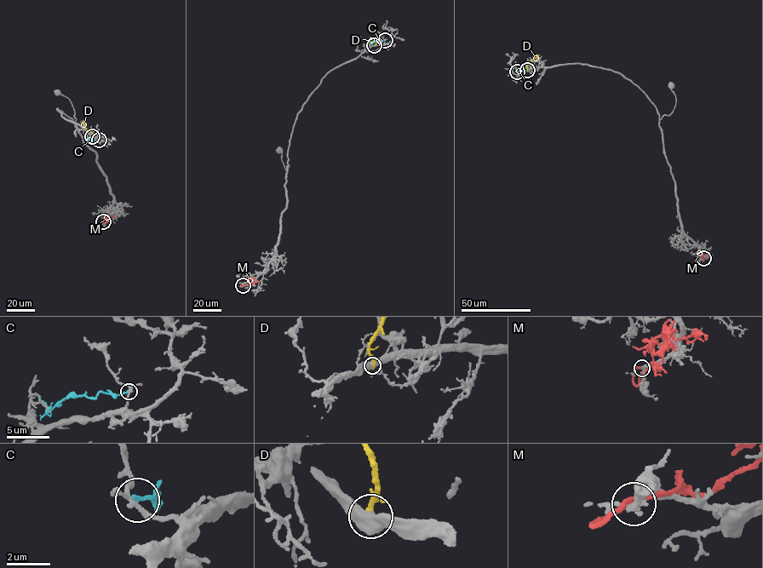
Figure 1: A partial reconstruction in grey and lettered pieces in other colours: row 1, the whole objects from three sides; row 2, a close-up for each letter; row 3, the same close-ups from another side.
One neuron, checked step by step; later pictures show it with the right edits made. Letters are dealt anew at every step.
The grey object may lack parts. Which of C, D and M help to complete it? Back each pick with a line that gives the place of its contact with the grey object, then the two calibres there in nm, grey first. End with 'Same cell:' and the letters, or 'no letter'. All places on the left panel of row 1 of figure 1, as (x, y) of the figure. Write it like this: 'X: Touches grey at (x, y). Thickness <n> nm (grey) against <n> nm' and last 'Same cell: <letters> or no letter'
Same cell: no letter

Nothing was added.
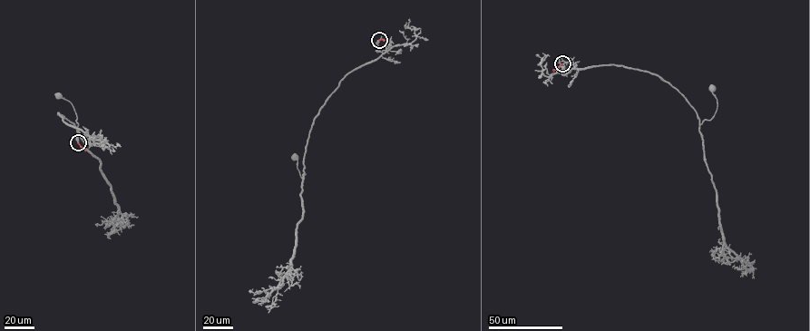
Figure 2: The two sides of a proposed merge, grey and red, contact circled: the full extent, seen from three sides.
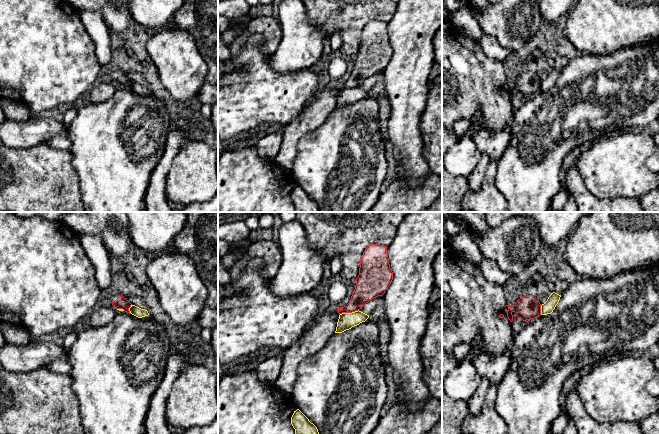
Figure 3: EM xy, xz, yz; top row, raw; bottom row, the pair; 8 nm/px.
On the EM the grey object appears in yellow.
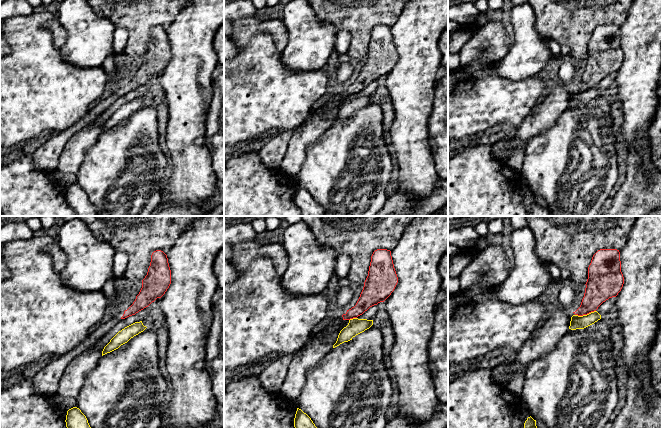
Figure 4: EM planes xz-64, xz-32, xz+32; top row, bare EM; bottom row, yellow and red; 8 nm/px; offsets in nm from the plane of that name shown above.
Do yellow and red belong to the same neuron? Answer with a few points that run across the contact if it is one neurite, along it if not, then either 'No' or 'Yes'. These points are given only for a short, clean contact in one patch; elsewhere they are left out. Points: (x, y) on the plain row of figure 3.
Line: xz (358, 85), (352, 88), (342, 88), (339, 91). No

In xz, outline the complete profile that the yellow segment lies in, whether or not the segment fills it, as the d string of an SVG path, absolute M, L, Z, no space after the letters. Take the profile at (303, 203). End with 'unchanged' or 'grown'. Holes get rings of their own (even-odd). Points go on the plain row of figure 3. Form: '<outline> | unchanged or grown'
M299 185L294 187L291 200L295 205L295 212L319 212L317 203Z | unchanged

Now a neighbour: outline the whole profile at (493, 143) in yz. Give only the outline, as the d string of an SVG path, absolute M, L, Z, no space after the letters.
M481 129L472 137L480 154L487 154L492 160L498 161L511 139L509 131L493 131L490 129Z

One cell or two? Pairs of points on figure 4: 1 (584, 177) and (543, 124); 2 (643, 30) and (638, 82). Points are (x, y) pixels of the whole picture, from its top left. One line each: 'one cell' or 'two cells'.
1: two cells
2: one cell

